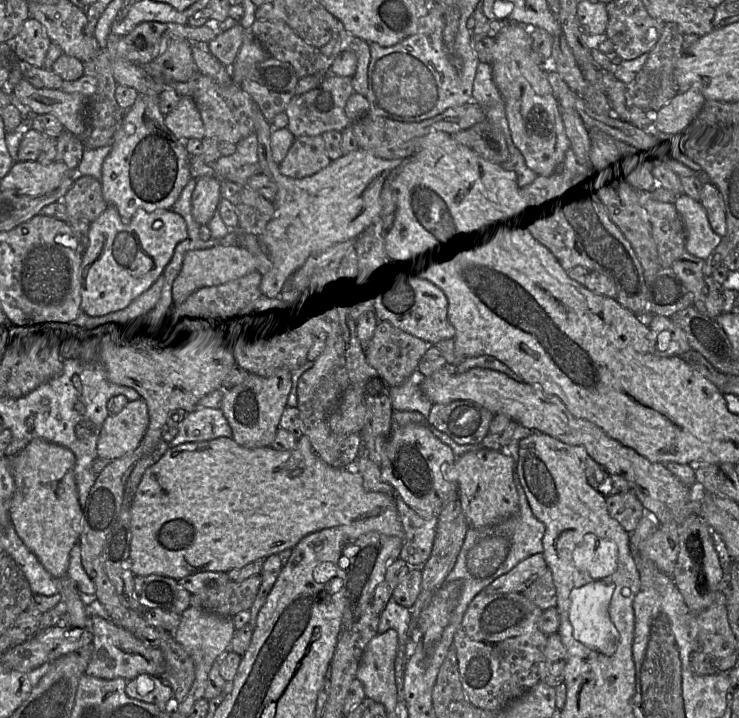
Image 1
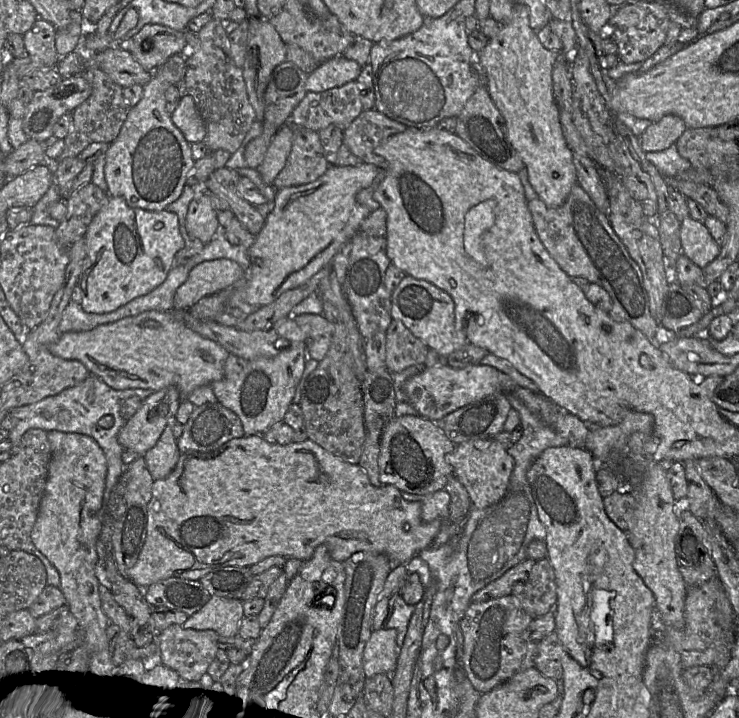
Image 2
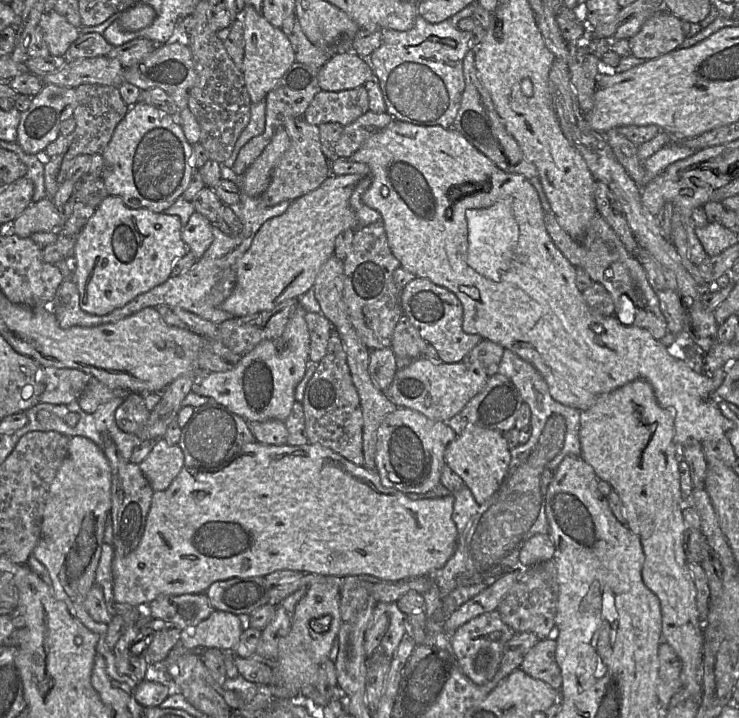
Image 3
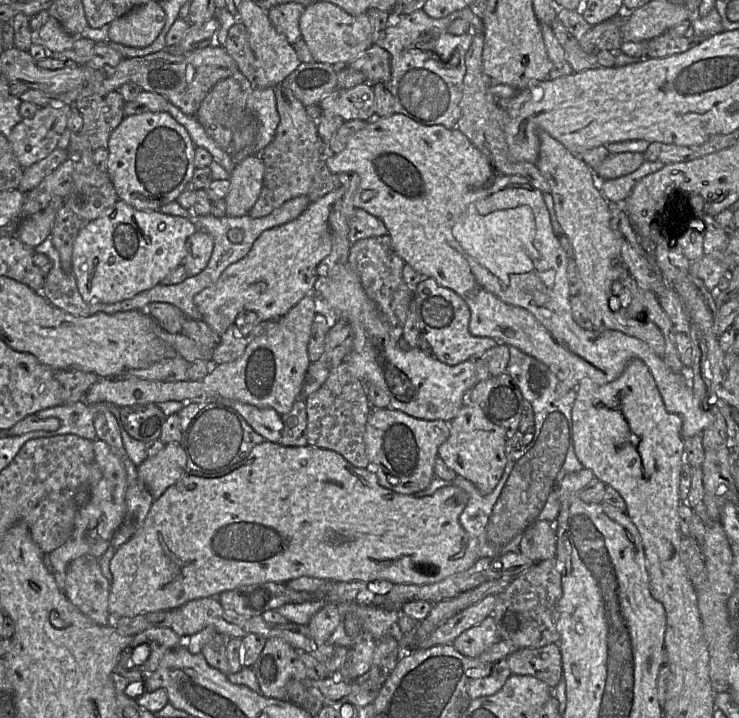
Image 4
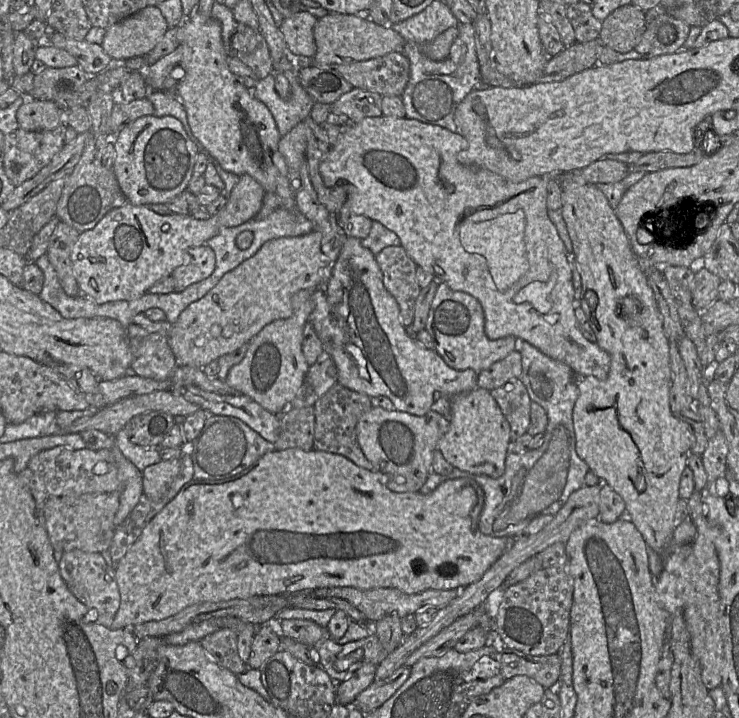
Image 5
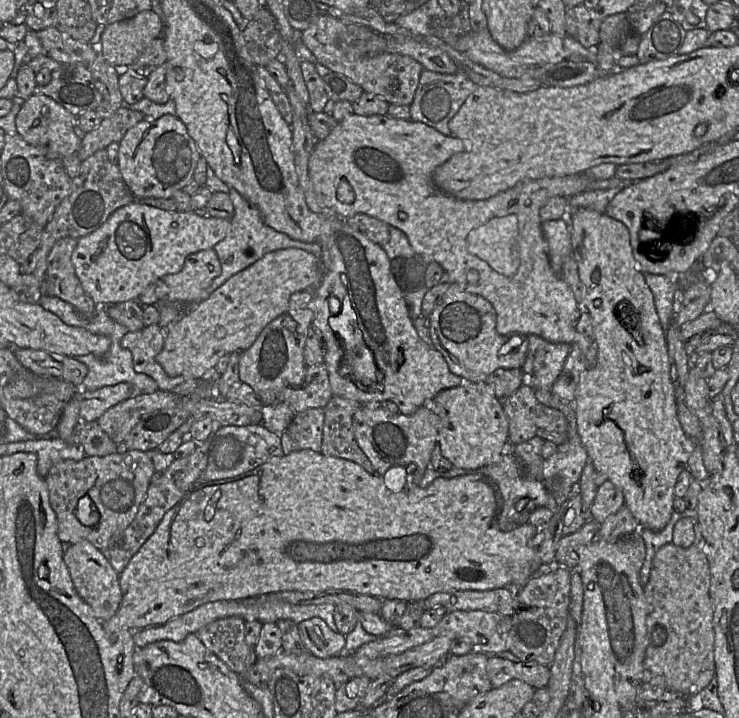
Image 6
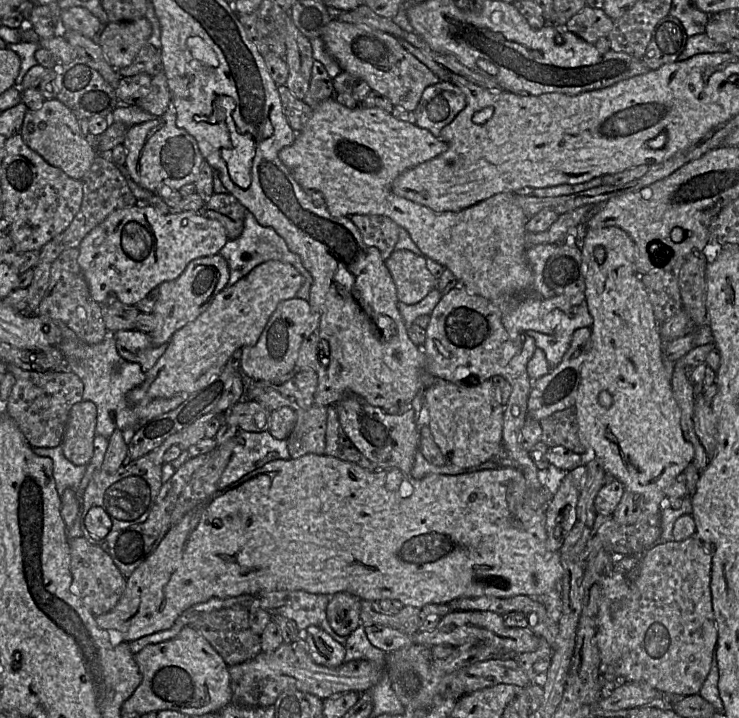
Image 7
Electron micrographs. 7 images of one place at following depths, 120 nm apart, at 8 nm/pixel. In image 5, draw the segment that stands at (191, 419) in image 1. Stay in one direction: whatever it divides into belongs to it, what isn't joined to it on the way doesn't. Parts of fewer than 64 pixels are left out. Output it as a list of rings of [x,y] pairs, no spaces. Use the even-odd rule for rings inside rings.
[[[211,413],[207,414],[199,434],[190,443],[185,442],[185,446],[185,452],[192,459],[196,479],[231,477],[255,464],[264,454],[275,451],[275,443],[264,439],[239,418]]]

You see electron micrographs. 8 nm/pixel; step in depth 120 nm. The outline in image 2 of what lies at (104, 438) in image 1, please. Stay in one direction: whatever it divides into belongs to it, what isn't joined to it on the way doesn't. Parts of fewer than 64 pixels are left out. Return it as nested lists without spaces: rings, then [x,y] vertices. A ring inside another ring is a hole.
[[[175,386],[153,392],[118,433],[124,450],[142,456],[155,445],[165,427],[174,420],[182,396]]]

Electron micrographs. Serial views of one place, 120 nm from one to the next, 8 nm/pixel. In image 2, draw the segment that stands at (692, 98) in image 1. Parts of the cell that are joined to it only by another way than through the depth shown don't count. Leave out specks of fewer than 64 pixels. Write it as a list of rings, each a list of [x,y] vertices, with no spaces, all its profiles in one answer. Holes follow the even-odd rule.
[[[667,114],[652,124],[641,135],[645,150],[662,149],[680,138],[688,128],[688,123],[680,116]]]

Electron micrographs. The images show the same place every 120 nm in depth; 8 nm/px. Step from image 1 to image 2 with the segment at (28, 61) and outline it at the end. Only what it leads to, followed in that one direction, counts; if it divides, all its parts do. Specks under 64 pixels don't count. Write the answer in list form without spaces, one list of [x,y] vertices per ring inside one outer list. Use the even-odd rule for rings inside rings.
[[[37,18],[33,26],[22,34],[25,50],[30,57],[38,58],[43,66],[55,67],[59,57],[55,48],[56,29]]]

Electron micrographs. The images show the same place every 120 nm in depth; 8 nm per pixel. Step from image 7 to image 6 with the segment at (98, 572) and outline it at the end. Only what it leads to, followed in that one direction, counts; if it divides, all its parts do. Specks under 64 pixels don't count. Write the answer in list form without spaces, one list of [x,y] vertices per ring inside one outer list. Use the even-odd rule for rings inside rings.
[[[83,540],[64,552],[63,561],[76,592],[91,607],[94,616],[101,622],[112,618],[122,602],[120,574],[114,570],[104,554],[89,541]]]

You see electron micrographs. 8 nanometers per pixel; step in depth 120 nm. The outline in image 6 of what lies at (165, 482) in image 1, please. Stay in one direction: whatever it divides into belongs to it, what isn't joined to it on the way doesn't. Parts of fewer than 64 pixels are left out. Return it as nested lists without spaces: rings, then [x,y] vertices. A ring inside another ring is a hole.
[[[304,449],[280,457],[272,457],[266,463],[237,477],[211,481],[201,479],[187,491],[174,507],[165,513],[154,533],[131,558],[120,574],[122,591],[120,608],[112,618],[102,622],[102,626],[109,633],[116,633],[121,630],[138,631],[164,625],[170,620],[207,603],[237,601],[283,591],[322,592],[327,589],[342,589],[374,596],[382,600],[399,599],[407,602],[422,601],[434,593],[456,590],[485,591],[508,588],[517,591],[525,586],[532,577],[554,567],[539,565],[536,548],[531,544],[533,537],[541,528],[530,523],[523,524],[511,531],[502,531],[498,528],[502,498],[497,485],[487,476],[480,473],[469,473],[454,478],[440,476],[426,488],[408,484],[407,476],[408,470],[402,466],[393,466],[381,476],[368,473],[362,466],[351,460]]]

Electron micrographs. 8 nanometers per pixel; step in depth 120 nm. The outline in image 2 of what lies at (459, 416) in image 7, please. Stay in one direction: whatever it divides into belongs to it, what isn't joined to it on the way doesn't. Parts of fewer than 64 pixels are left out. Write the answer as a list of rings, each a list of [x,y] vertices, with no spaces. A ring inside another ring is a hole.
[[[476,438],[459,443],[452,453],[445,456],[454,469],[455,478],[466,488],[472,508],[484,509],[503,498],[509,485],[514,460],[494,438]]]

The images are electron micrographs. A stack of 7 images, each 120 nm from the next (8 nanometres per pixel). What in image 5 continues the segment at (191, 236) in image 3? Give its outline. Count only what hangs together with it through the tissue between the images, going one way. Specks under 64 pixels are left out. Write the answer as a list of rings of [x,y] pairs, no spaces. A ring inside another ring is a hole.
[[[207,245],[189,248],[186,261],[172,272],[174,292],[182,292],[190,285],[208,278],[215,269],[214,251]]]

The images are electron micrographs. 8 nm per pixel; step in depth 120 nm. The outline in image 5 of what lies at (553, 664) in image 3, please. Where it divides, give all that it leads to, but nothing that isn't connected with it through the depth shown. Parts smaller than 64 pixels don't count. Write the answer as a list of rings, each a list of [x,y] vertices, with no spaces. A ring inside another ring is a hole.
[[[510,649],[502,651],[501,675],[505,680],[514,676],[527,676],[545,689],[555,689],[562,668],[559,654],[546,656],[529,656],[523,653],[516,654]]]

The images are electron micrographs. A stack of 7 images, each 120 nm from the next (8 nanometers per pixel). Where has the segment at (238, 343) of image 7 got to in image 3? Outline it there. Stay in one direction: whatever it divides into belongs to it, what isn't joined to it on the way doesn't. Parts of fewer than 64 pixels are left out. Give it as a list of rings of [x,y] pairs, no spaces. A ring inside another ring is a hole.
[[[358,174],[330,175],[318,188],[292,201],[280,216],[266,221],[255,235],[250,248],[236,262],[236,284],[221,308],[234,318],[271,311],[285,301],[299,300],[313,288],[322,265],[334,255],[336,238],[347,229],[356,229],[350,197],[364,177]]]

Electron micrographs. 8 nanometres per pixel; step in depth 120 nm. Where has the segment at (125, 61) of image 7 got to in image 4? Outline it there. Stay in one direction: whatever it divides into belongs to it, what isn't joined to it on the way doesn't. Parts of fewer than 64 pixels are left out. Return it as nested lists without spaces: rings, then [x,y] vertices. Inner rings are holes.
[[[148,2],[109,24],[108,39],[124,46],[144,48],[160,34],[166,21],[158,2]]]

